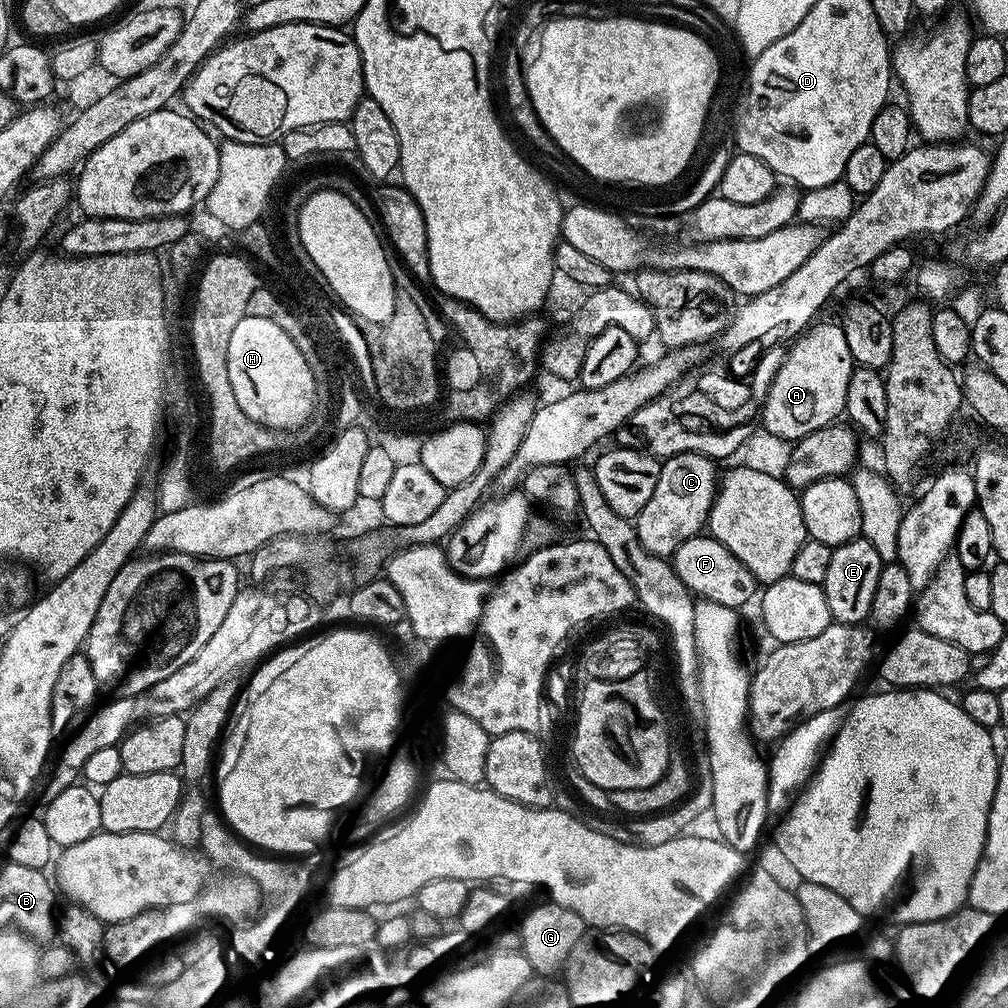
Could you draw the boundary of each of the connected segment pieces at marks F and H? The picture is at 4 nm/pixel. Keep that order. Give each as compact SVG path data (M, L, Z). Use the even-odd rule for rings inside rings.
M710 534L691 536L682 541L672 553L670 563L678 578L696 598L740 610L743 604L751 602L752 595L753 600L757 595L758 582L754 574L750 574L743 562L734 558L734 554L730 554L730 550L726 550L726 546L722 546L722 542L718 542Z
M244 316L242 322L234 326L234 334L230 334L228 369L230 370L230 386L234 386L234 398L238 398L238 406L242 406L242 414L246 414L246 418L262 426L282 431L301 429L318 407L313 367L302 356L302 351L298 350L298 347L290 340L289 334L267 318Z

